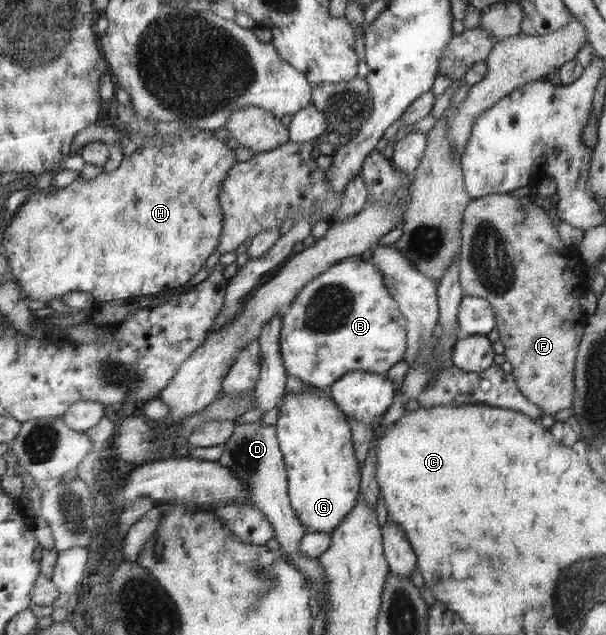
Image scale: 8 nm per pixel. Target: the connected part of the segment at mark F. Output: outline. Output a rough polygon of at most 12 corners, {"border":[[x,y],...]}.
{"border":[[471,199],[458,252],[517,385],[573,404],[587,266],[537,199]]}

